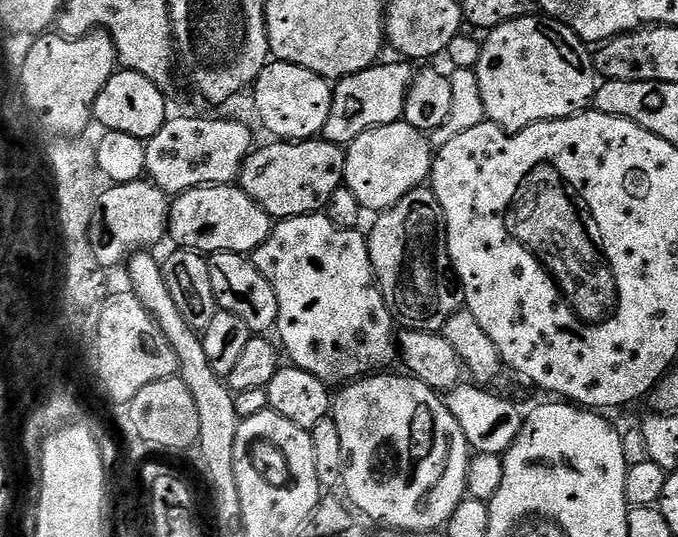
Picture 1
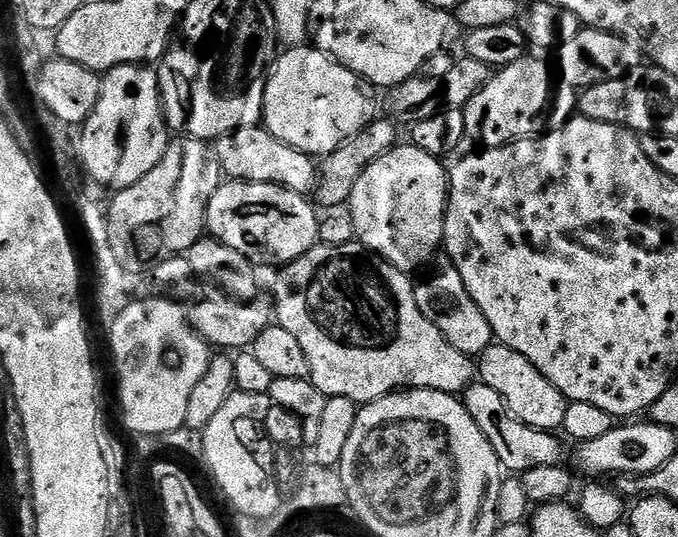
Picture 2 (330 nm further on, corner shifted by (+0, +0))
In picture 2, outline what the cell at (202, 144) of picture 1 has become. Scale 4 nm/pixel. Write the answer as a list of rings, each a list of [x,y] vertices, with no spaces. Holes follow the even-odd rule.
[[[263,126],[239,128],[220,137],[214,144],[214,155],[221,173],[229,181],[245,180],[251,184],[276,184],[291,192],[308,194],[316,187],[318,164],[315,159],[275,140]]]

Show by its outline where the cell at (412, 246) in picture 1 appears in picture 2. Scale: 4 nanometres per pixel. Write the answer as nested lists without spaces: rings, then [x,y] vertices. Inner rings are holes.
[[[445,266],[445,268],[438,269],[433,276],[426,277],[421,284],[417,283],[415,289],[418,310],[426,314],[426,318],[434,322],[438,330],[442,330],[446,342],[450,342],[450,346],[454,346],[463,356],[479,357],[480,353],[485,352],[494,343],[490,322],[486,322],[474,298],[470,298],[462,282],[462,276],[458,274],[456,268]]]

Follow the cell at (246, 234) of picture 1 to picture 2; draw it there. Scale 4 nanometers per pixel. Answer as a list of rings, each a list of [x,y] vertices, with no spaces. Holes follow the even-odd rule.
[[[233,180],[221,183],[214,198],[210,198],[204,222],[207,235],[211,239],[220,240],[244,256],[257,261],[260,259],[264,264],[283,266],[294,263],[298,258],[302,258],[302,254],[317,247],[321,217],[316,216],[315,211],[317,212],[317,209],[307,195],[291,192],[289,188],[279,188],[276,184],[251,184],[245,180]]]

